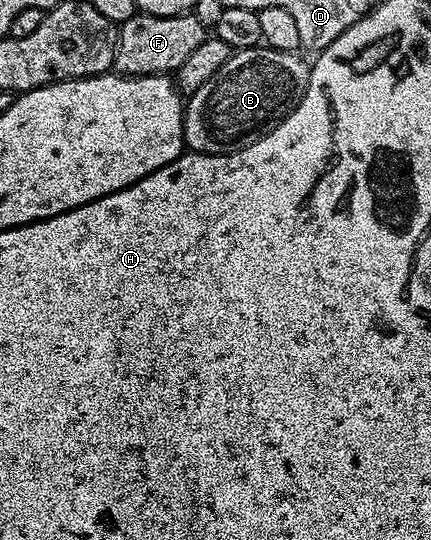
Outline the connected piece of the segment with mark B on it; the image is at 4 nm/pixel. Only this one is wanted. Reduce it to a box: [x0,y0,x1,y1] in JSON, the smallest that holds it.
[184,45,310,155]

